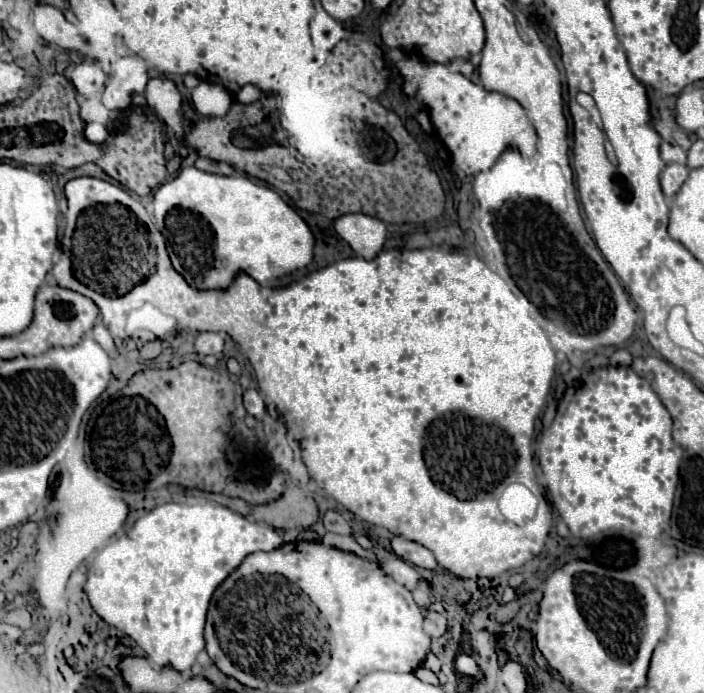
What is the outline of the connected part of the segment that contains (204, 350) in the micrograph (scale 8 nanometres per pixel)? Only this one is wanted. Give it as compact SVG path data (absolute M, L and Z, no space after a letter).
M202 332L202 334L198 334L198 338L196 338L196 352L198 354L214 354L214 356L218 356L218 354L222 354L222 350L224 350L224 338L222 338L222 334L218 334L218 332Z

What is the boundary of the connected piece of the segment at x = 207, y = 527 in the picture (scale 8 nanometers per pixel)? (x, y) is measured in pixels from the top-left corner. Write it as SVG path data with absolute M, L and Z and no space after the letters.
M162 504L136 520L126 536L118 538L98 554L88 572L84 590L96 614L130 636L156 668L172 666L176 672L184 674L204 650L204 622L216 586L220 586L220 582L224 582L224 578L228 578L248 554L260 550L270 552L282 544L284 540L274 528L250 522L220 504Z

